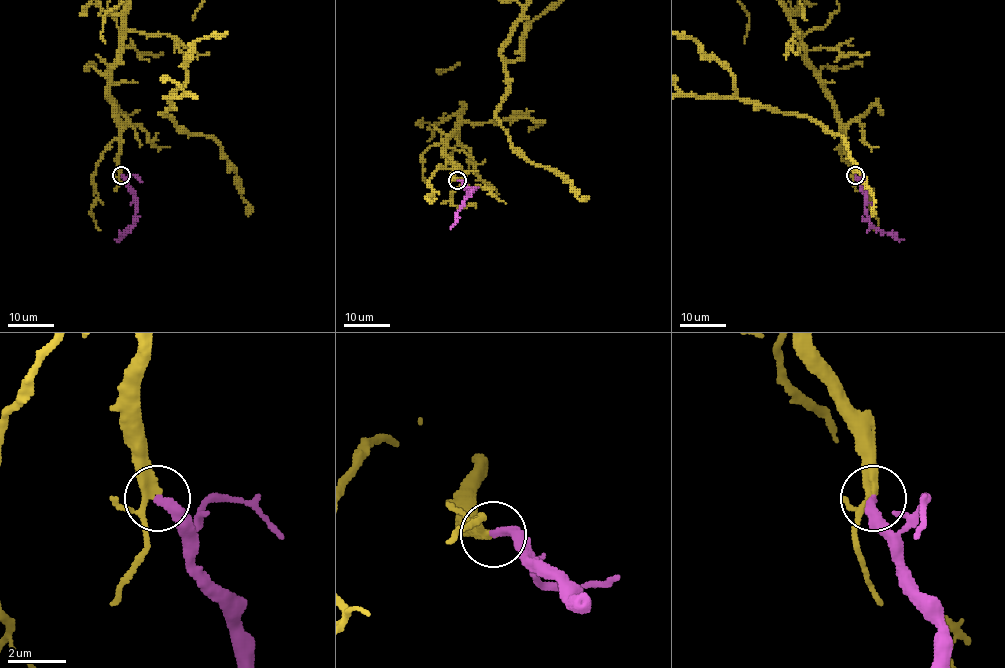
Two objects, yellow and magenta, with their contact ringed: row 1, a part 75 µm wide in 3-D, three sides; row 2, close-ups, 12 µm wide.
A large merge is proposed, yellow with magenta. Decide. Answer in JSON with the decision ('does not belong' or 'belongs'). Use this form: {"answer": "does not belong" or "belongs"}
{"answer": "belongs"}

